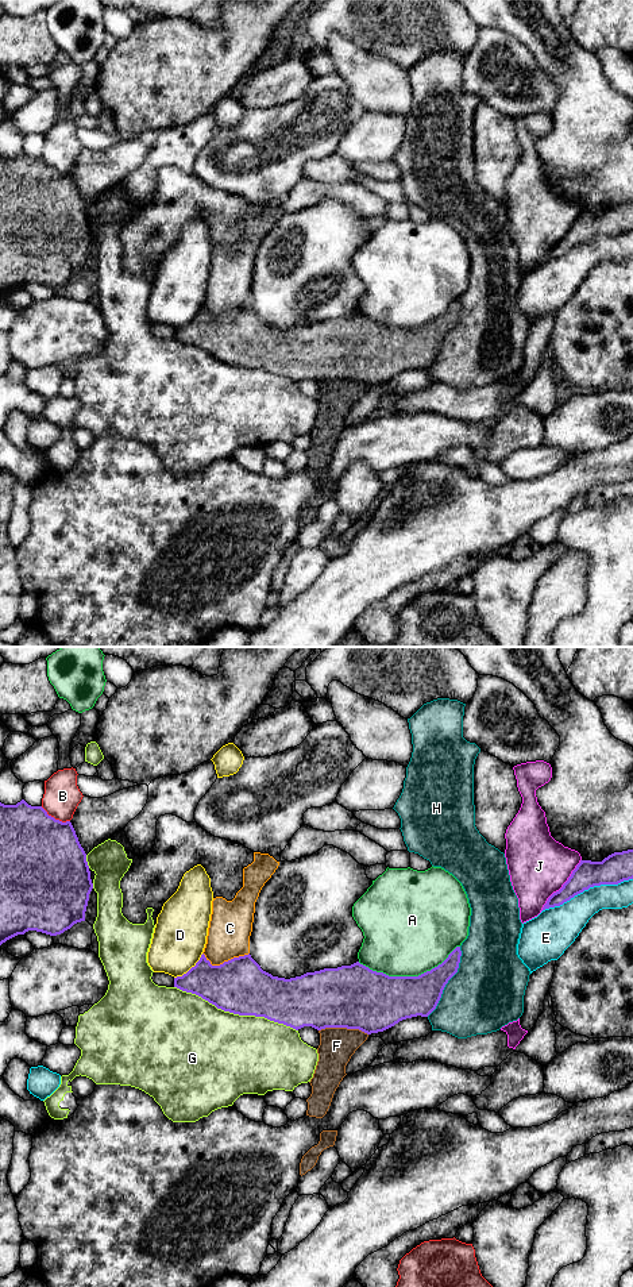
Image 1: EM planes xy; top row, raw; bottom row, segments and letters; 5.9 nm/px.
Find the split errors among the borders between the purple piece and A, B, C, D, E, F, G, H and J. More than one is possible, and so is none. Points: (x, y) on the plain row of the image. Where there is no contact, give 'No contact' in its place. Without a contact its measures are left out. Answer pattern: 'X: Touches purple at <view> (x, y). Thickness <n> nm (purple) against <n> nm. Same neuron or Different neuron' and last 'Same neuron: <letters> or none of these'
A: Touches purple at xy (408, 328). Thickness 360 nm (purple) against 500 nm. Different neuron
B: Touches purple at xy (54, 170). Thickness 500 nm (purple) against 220 nm. Different neuron
C: Touches purple at xy (224, 313). Thickness 320 nm (purple) against 260 nm. Different neuron
D: Touches purple at xy (190, 320). Thickness 280 nm (purple) against 320 nm. Different neuron
E: Touches purple at xy (586, 241). Thickness 180 nm (purple) against 220 nm. Different neuron
F: Touches purple at xy (343, 378). Thickness 380 nm (purple) against 200 nm. Different neuron
G: Touches purple at xy (236, 365). Thickness 320 nm (purple) against 480 nm. Different neuron
H: Touches purple at xy (447, 334). Thickness 240 nm (purple) against 440 nm. Different neuron
J: Touches purple at xy (563, 238). Thickness 160 nm (purple) against 360 nm. Different neuron
Same neuron: none of these

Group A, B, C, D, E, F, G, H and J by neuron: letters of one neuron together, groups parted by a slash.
A / B / C / D / E / F / G / H / J

